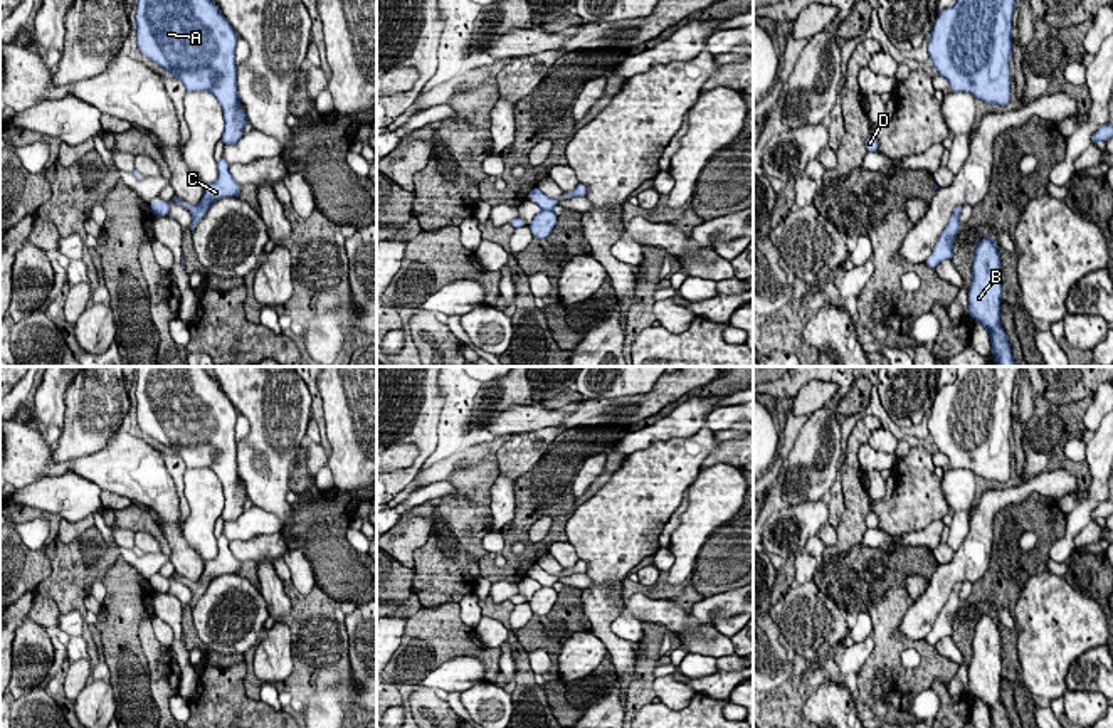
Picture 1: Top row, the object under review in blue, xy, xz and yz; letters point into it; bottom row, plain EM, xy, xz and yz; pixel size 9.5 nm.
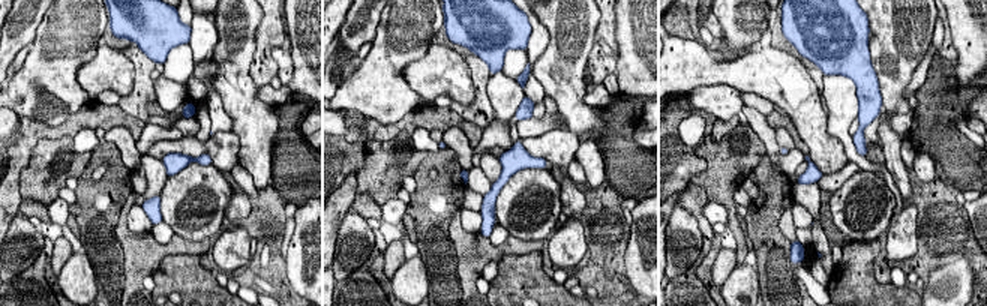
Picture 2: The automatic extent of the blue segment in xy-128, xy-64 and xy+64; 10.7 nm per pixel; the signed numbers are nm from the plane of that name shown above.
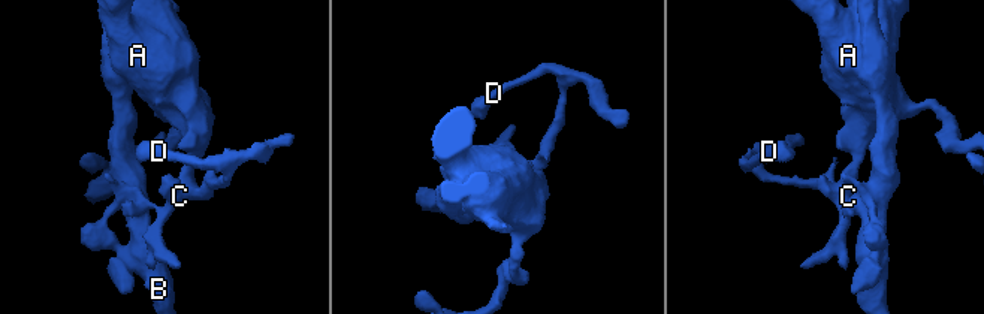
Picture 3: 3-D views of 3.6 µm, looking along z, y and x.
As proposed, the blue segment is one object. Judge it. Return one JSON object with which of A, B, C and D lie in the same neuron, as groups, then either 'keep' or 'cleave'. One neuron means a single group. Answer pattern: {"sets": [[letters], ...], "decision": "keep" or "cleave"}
{"sets": [["A", "C", "D"], ["B"]], "decision": "cleave"}

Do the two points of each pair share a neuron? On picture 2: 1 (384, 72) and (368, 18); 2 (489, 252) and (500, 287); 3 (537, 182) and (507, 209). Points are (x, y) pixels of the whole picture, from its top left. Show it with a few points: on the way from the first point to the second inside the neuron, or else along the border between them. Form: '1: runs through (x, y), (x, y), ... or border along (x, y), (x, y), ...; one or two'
1: border along (381, 15), (372, 42); two
2: border along (531, 252), (506, 254), (497, 261); two
3: runs through (530, 189), (513, 201); one

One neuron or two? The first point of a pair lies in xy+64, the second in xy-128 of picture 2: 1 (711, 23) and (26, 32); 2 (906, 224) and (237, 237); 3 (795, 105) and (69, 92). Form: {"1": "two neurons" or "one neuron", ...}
{"1": "one neuron", "2": "one neuron", "3": "two neurons"}

